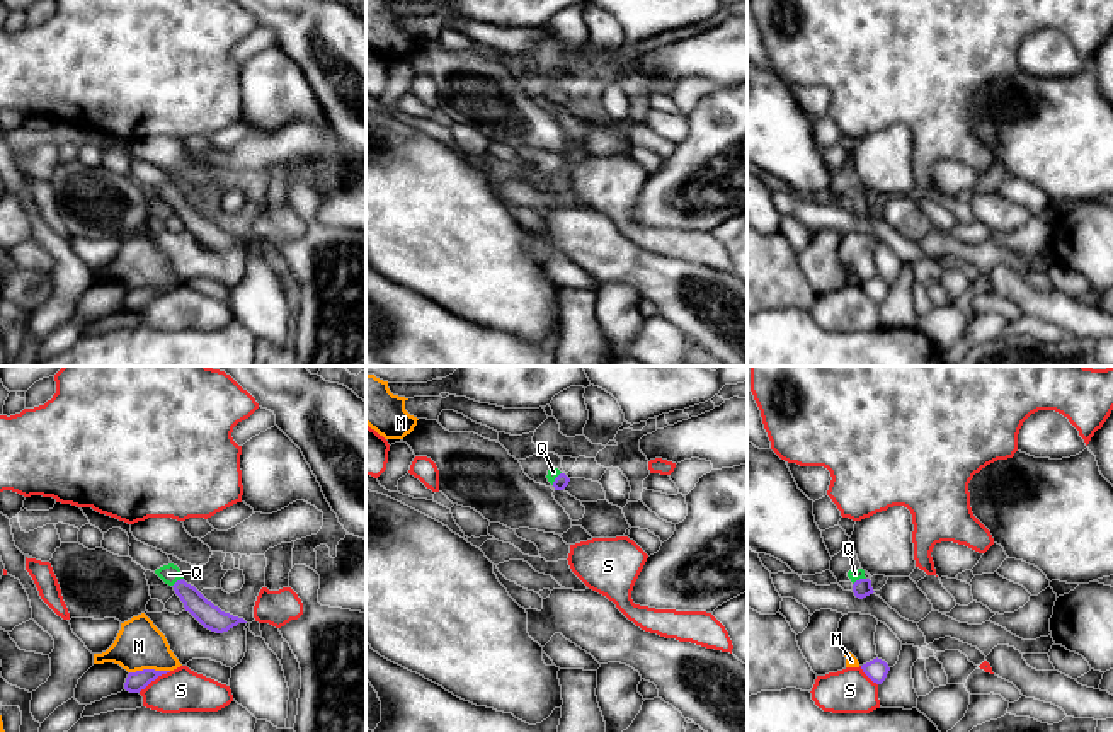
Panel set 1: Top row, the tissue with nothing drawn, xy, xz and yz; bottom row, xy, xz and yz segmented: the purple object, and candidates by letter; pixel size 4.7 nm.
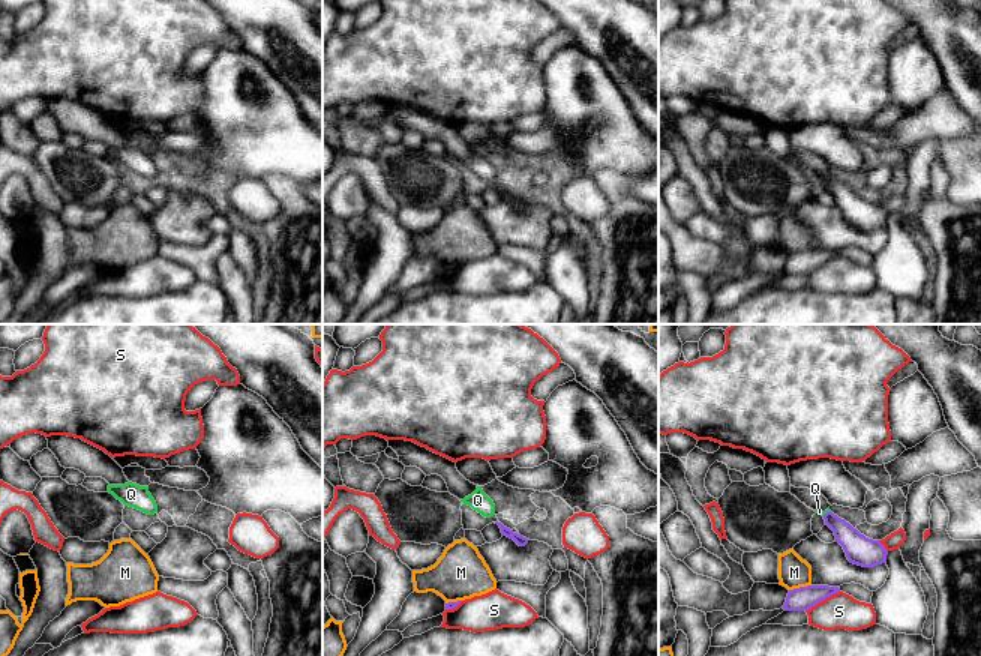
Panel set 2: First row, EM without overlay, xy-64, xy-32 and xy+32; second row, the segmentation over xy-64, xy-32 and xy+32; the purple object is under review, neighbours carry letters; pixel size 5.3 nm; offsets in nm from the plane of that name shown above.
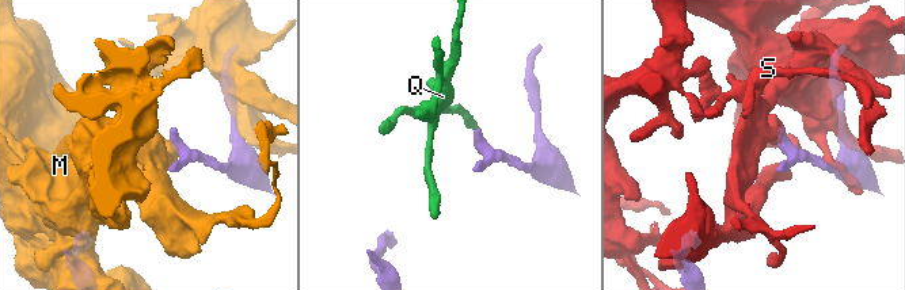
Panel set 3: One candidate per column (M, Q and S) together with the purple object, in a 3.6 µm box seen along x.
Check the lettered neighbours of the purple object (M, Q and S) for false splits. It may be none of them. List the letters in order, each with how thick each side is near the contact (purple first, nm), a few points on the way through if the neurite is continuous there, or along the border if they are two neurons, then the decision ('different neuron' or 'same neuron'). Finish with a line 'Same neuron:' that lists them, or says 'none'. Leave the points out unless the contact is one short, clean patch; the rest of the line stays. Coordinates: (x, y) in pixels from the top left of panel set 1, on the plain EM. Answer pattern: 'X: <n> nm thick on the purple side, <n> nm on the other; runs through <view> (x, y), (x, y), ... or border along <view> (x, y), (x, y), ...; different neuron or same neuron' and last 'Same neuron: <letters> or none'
M: 90 nm thick on the purple side, 220 nm on the other; different neuron
Q: 90 nm thick on the purple side, 50 nm on the other; runs through yz (861, 206), (860, 198), (855, 193); same neuron
S: 90 nm thick on the purple side, 200 nm on the other; different neuron
Same neuron: Q

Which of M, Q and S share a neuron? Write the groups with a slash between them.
M / Q / S

